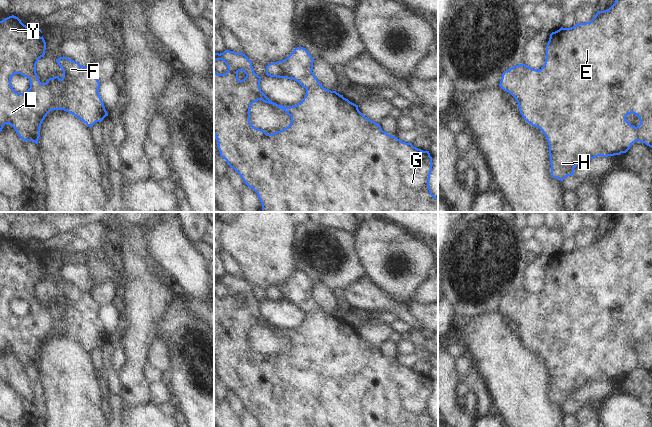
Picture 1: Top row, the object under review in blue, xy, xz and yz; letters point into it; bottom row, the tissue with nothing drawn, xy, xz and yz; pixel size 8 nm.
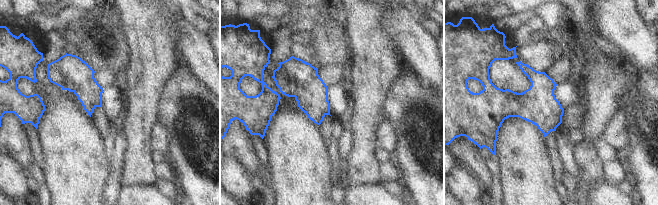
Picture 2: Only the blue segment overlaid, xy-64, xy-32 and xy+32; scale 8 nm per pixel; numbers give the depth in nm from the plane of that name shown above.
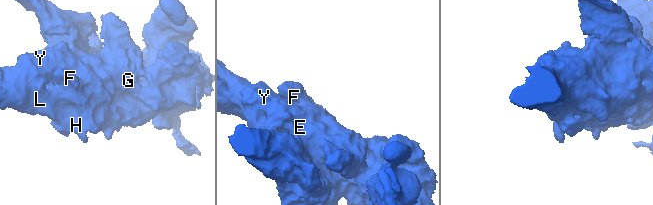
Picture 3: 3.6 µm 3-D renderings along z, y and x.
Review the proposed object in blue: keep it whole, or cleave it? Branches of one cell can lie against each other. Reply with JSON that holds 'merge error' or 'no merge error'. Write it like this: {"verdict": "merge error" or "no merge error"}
{"verdict": "no merge error"}

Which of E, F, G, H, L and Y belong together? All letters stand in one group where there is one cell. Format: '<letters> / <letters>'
E F G H L Y

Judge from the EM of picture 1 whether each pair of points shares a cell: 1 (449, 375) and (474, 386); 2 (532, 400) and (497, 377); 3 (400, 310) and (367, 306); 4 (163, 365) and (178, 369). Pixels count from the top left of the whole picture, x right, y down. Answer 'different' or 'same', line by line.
1: different
2: same
3: same
4: different

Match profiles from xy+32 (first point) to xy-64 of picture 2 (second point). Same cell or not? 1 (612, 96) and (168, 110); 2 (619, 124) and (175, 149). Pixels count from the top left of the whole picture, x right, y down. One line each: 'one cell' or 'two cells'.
1: two cells
2: two cells

